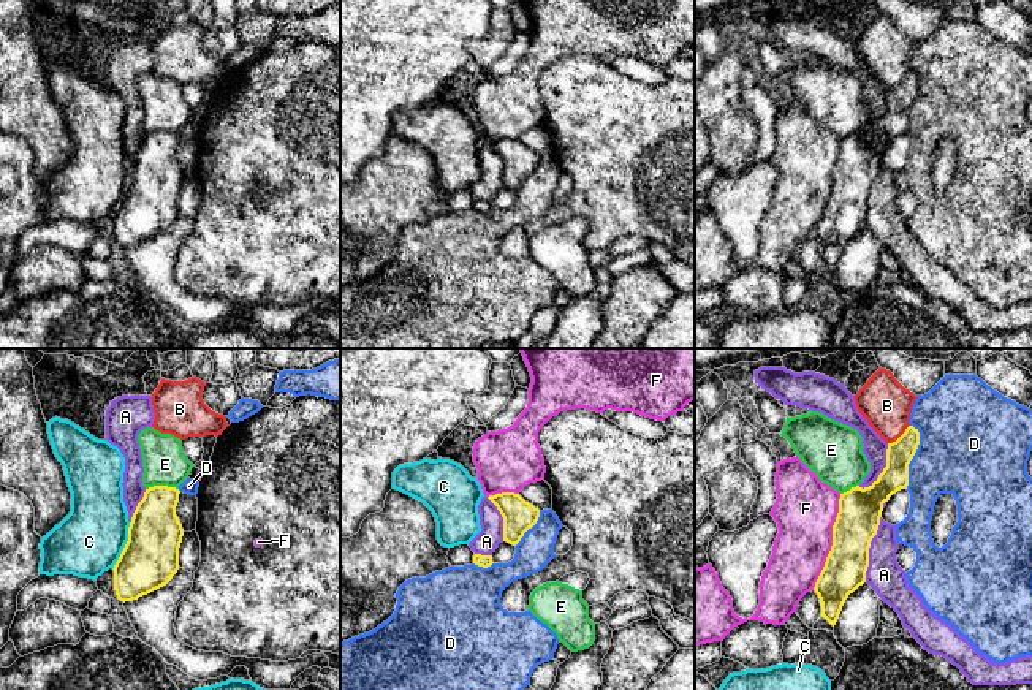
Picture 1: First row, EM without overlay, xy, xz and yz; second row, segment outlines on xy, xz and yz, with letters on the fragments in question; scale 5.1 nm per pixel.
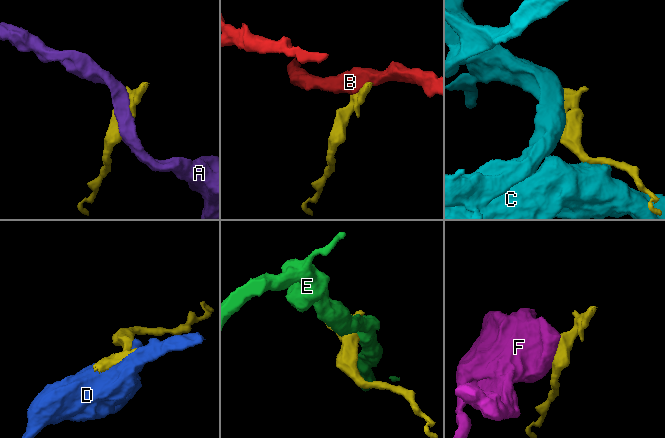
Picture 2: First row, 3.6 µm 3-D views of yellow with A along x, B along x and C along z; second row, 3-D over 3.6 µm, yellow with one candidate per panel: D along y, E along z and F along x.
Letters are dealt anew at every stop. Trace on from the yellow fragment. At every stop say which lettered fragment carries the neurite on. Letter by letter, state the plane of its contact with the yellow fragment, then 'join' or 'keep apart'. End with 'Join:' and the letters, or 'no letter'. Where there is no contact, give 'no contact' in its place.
A: contact in yz; keep apart
B: contact in yz; keep apart
C: contact in xy; keep apart
D: contact in yz; keep apart
E: contact in xy; keep apart
F: contact in yz; keep apart
Join: no letter

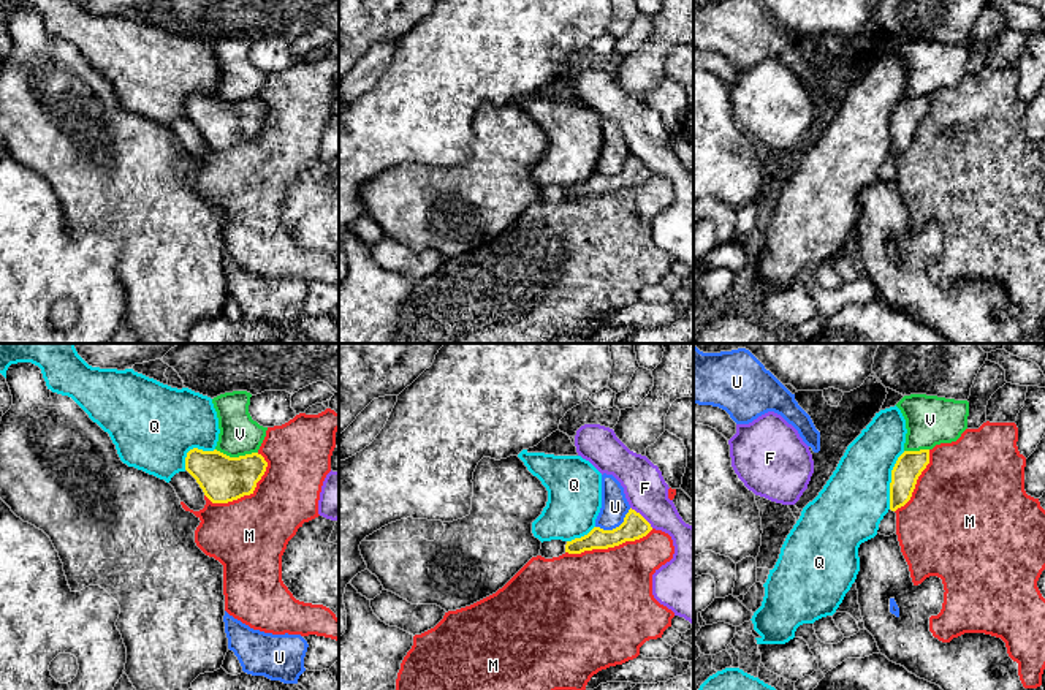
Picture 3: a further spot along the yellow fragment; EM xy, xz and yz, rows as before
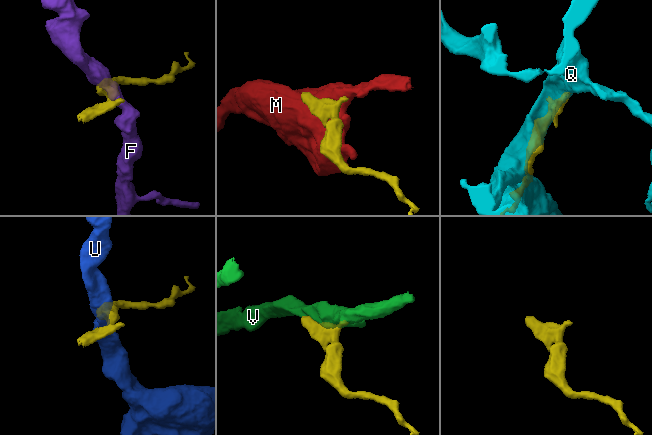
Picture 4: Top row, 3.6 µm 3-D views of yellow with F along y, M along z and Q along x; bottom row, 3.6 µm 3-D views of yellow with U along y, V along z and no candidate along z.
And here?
F: contact in xz; keep apart
M: contact in xy; keep apart
Q: contact in yz; keep apart
U: contact in xz; keep apart
V: contact in xy; keep apart
Join: no letter

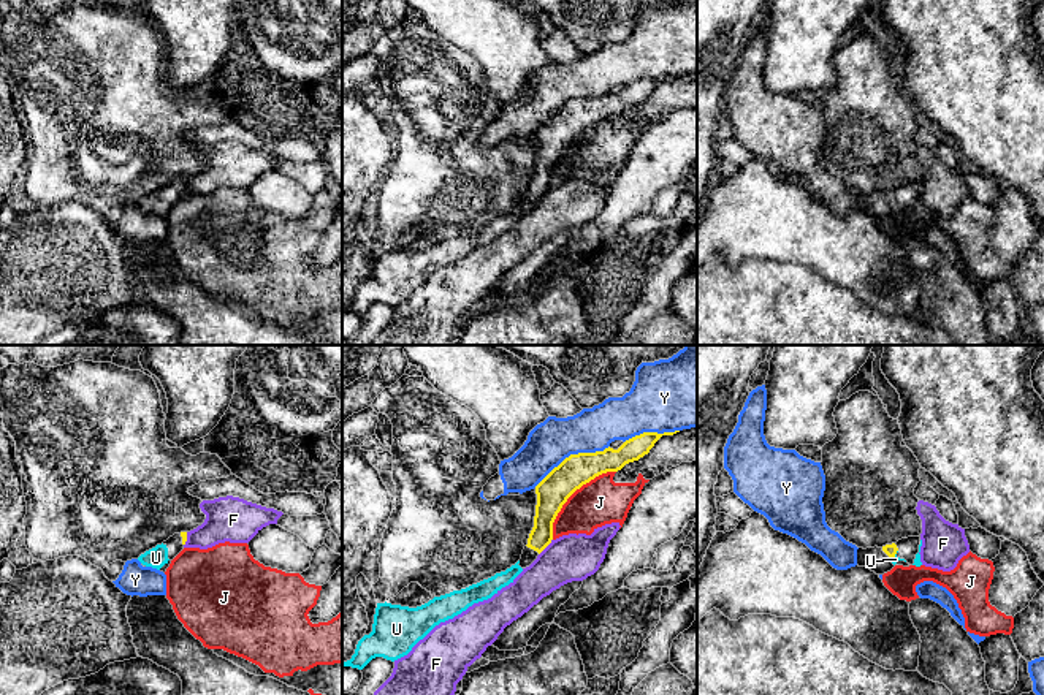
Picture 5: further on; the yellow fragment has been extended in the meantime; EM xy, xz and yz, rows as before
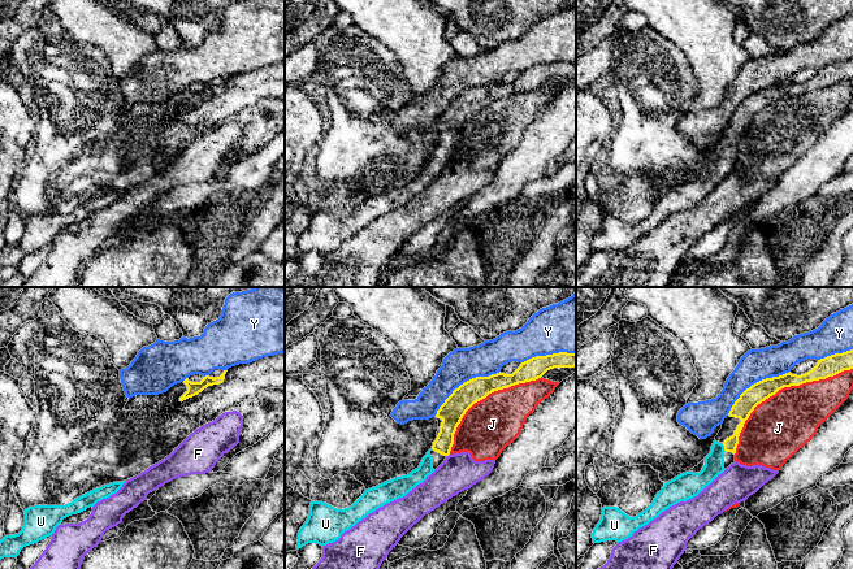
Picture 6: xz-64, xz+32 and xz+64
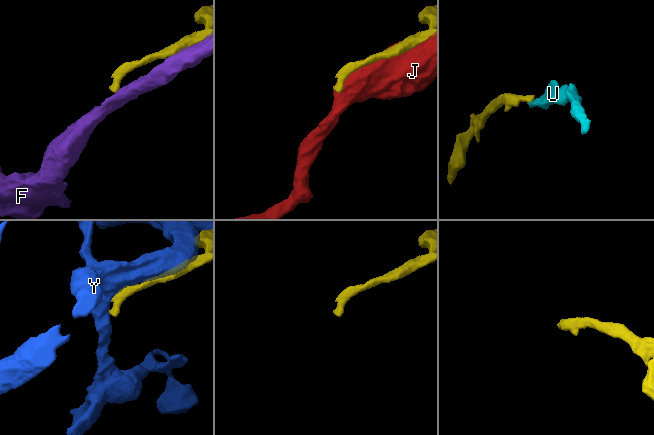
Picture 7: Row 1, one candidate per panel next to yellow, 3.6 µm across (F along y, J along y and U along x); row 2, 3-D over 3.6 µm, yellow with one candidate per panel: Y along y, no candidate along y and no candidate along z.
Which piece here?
F: contact in xz; keep apart
J: contact in xz; keep apart
U: contact in yz; join
Y: contact in xz; keep apart
Join: U

